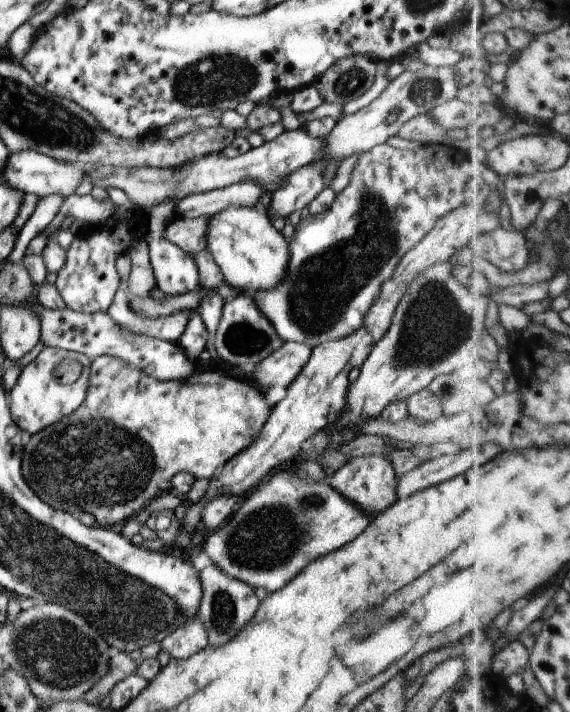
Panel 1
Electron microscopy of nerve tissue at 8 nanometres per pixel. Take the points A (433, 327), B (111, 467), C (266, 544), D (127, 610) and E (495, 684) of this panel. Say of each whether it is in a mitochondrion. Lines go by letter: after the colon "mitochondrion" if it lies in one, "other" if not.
A: mitochondrion
B: mitochondrion
C: mitochondrion
D: mitochondrion
E: other

